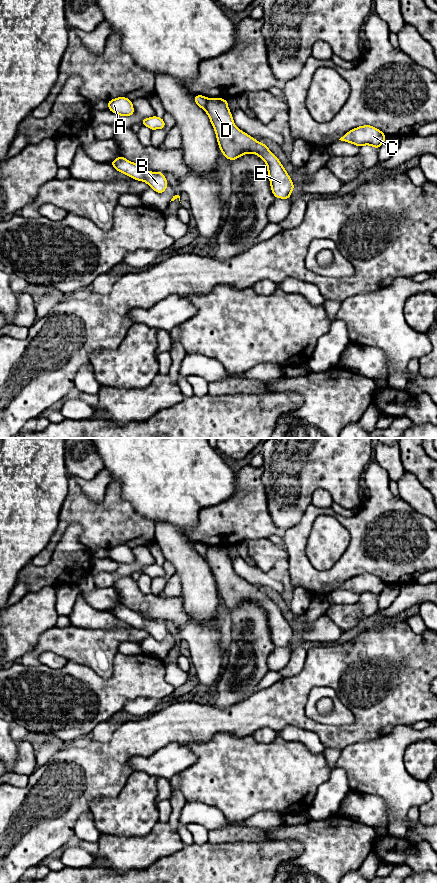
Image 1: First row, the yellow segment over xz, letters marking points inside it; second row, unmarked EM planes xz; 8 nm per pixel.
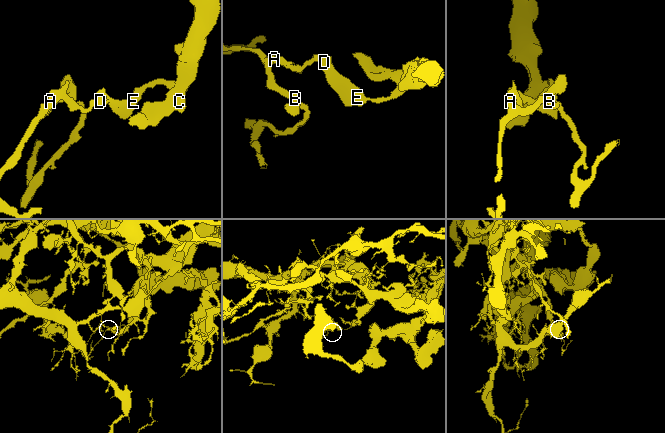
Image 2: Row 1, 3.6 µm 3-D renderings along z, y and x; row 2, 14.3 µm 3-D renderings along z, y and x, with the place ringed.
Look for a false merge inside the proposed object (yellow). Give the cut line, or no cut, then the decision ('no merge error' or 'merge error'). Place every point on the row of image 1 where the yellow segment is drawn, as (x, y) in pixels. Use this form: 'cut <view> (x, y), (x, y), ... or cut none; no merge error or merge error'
cut xz (208, 99), (204, 109); merge error

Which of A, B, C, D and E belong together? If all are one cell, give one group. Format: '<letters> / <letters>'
A B / C D E

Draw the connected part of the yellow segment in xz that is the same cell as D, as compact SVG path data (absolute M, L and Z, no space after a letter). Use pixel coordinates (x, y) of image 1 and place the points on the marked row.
M210 98L204 110L216 132L218 145L224 156L228 160L238 159L248 153L259 156L266 162L270 186L275 198L289 199L295 189L290 176L267 145L258 142L235 126L227 100Z

